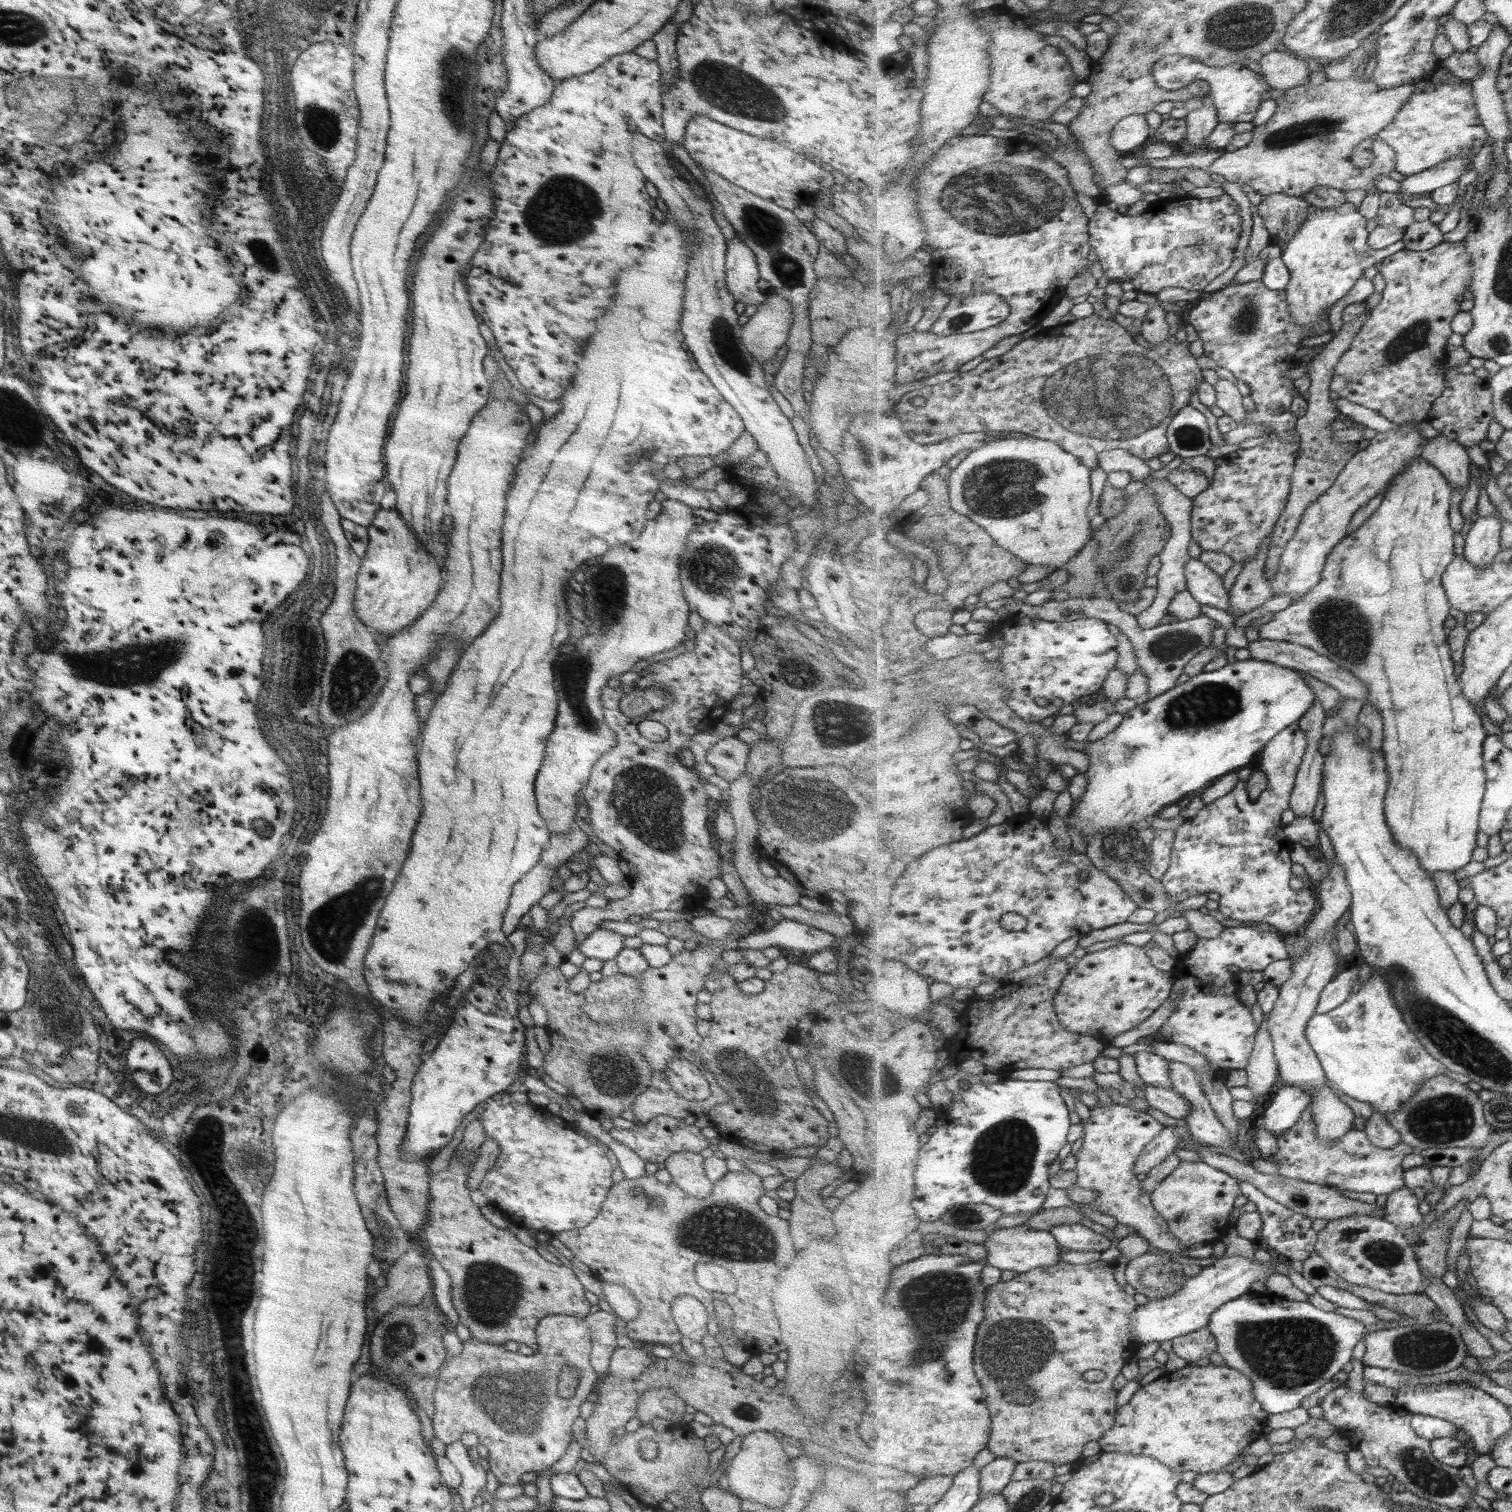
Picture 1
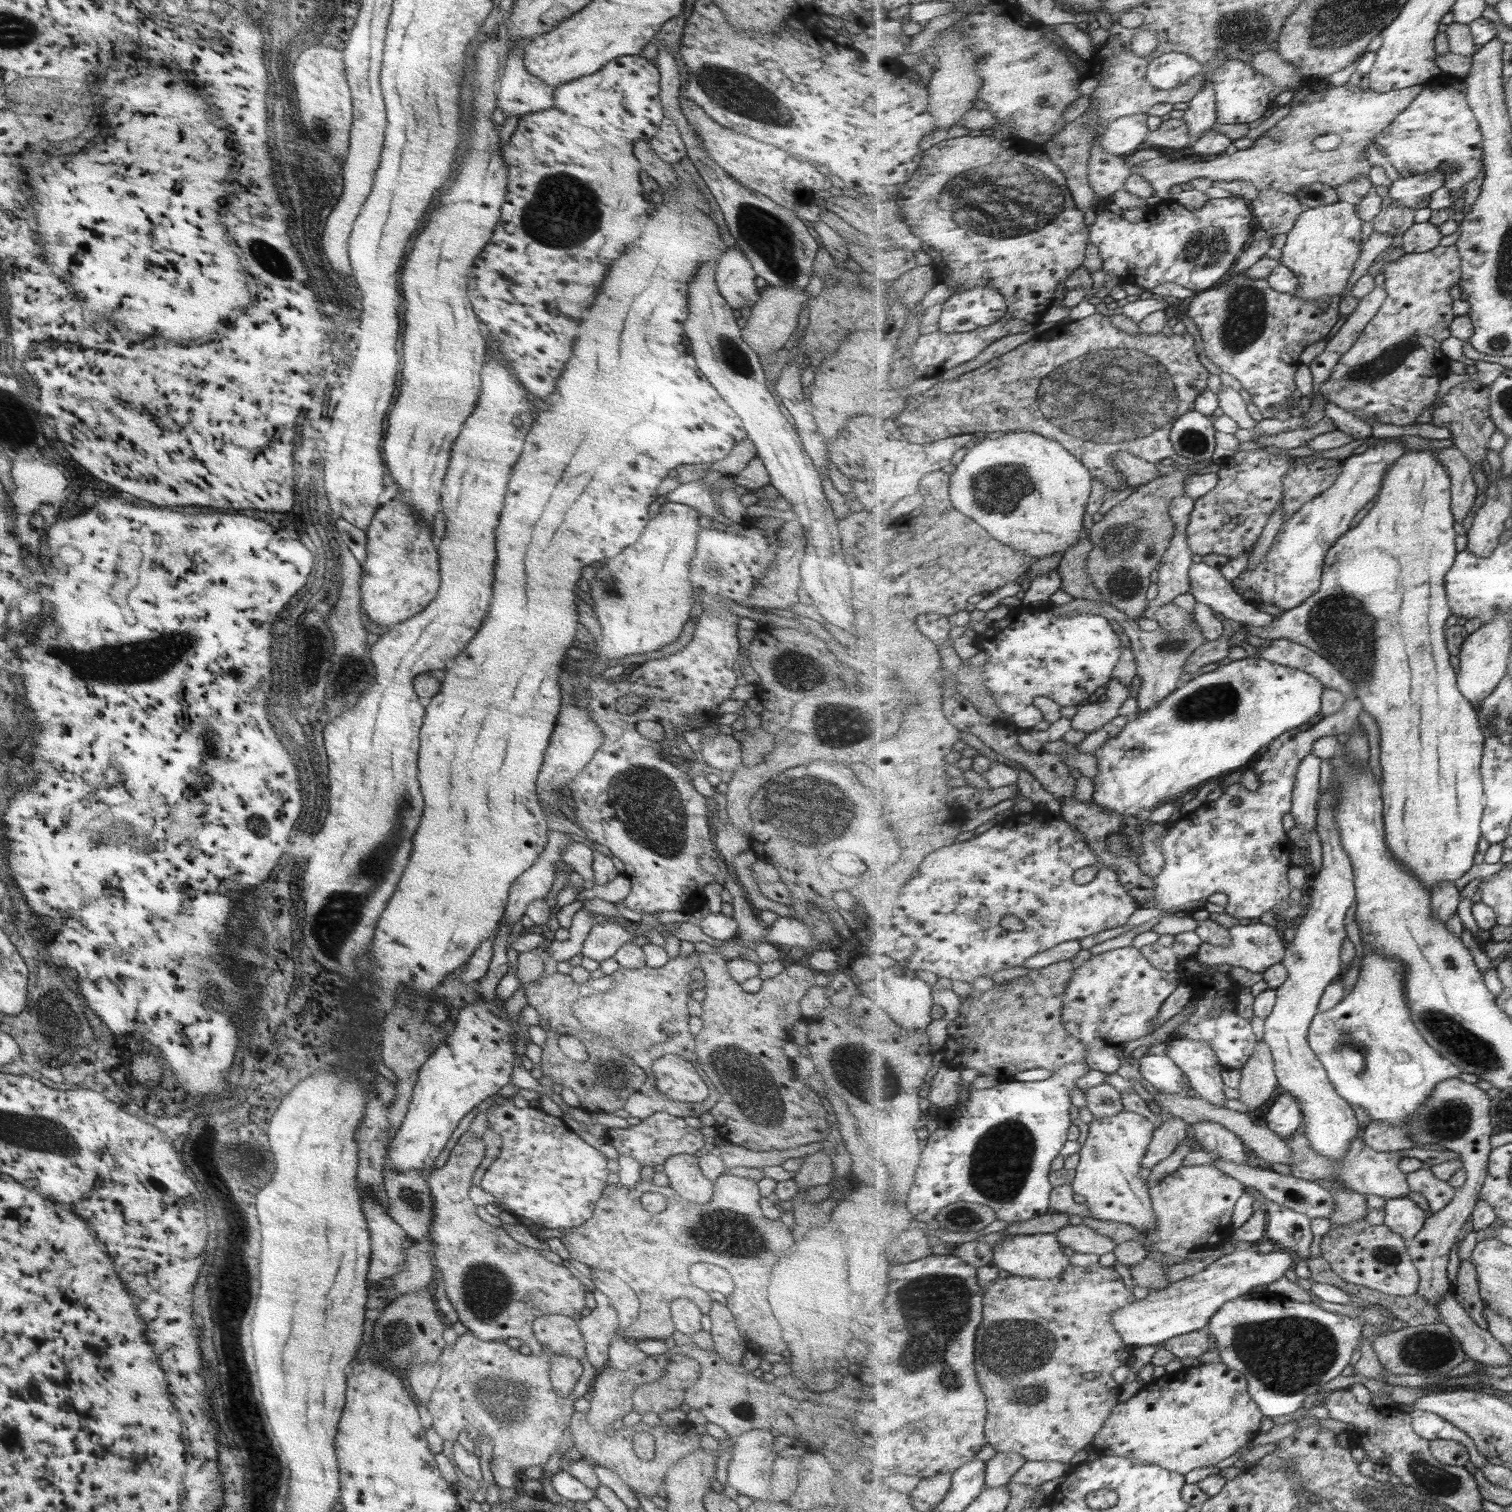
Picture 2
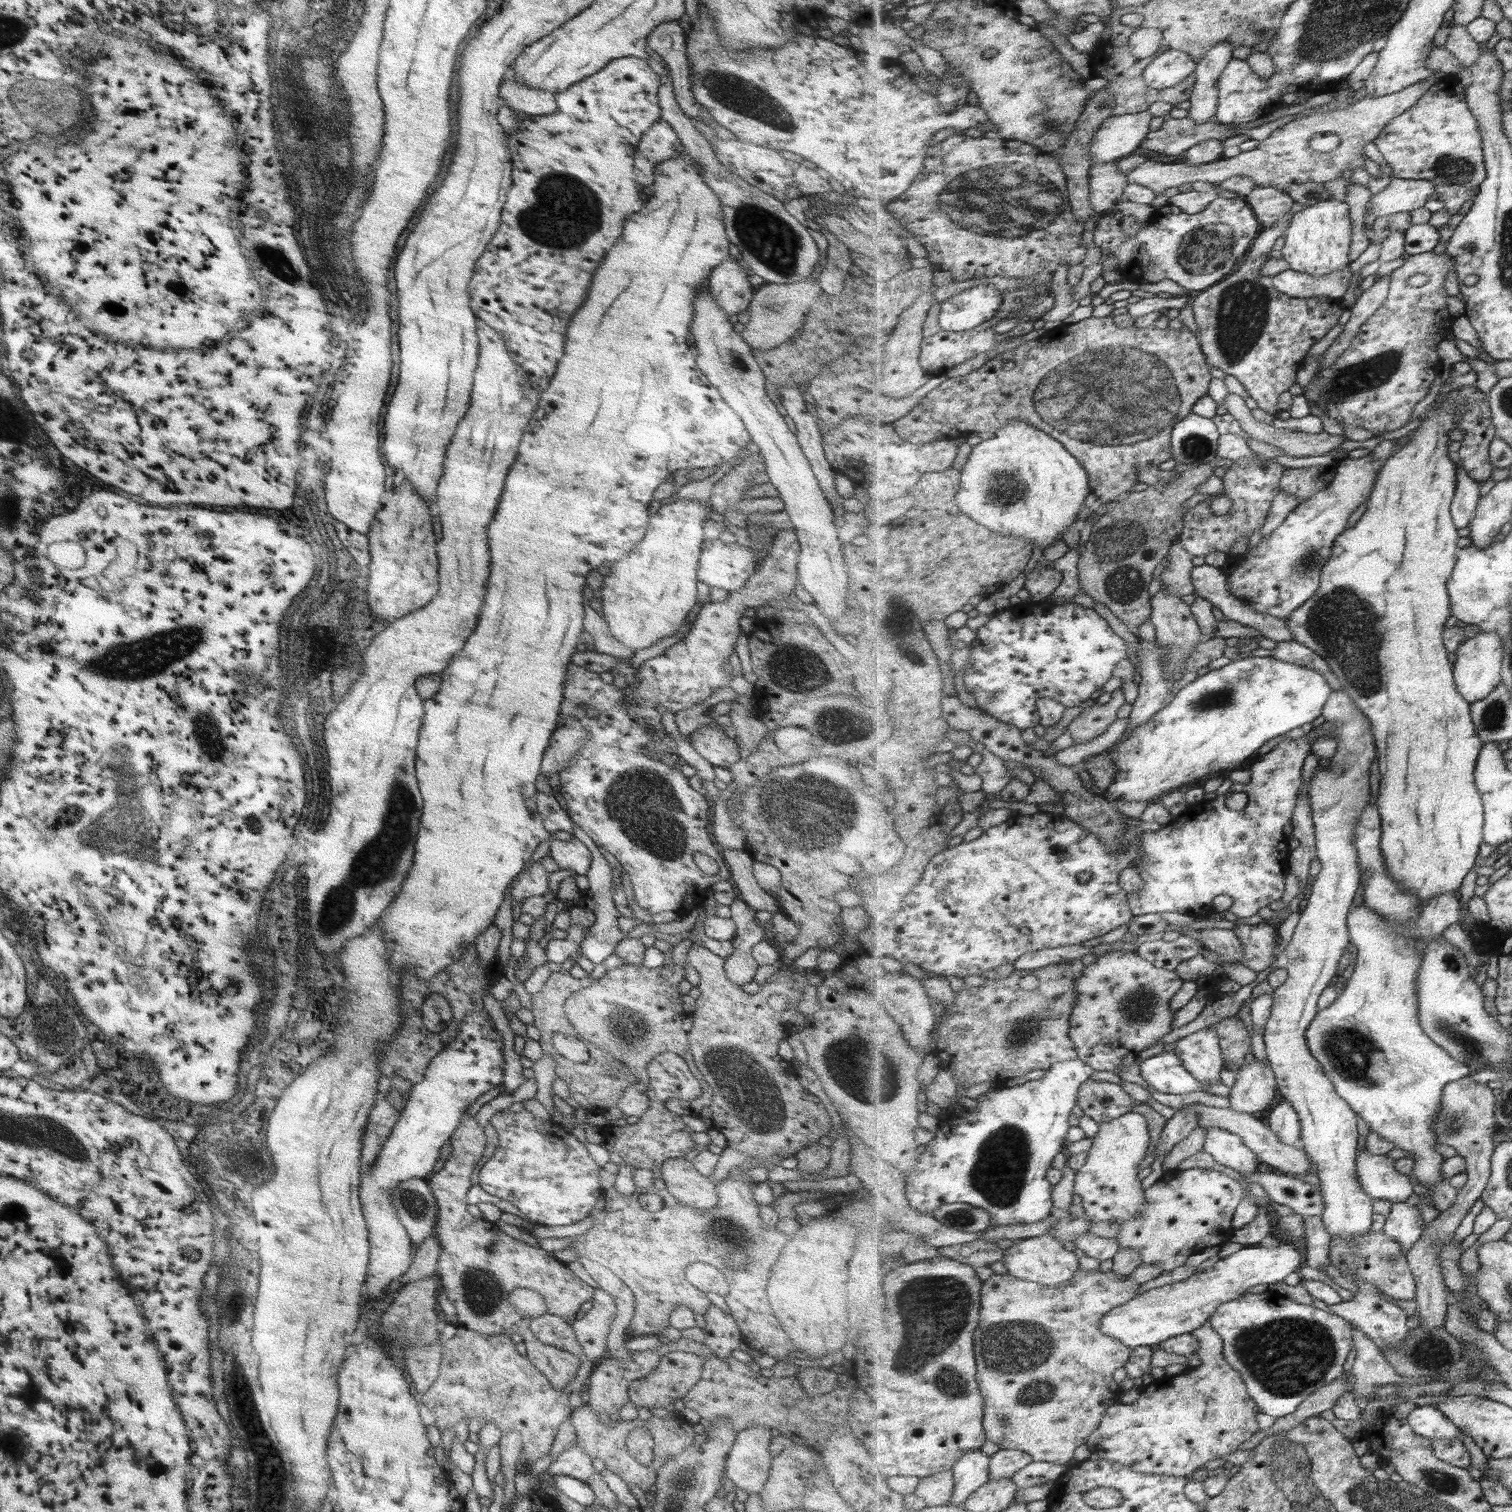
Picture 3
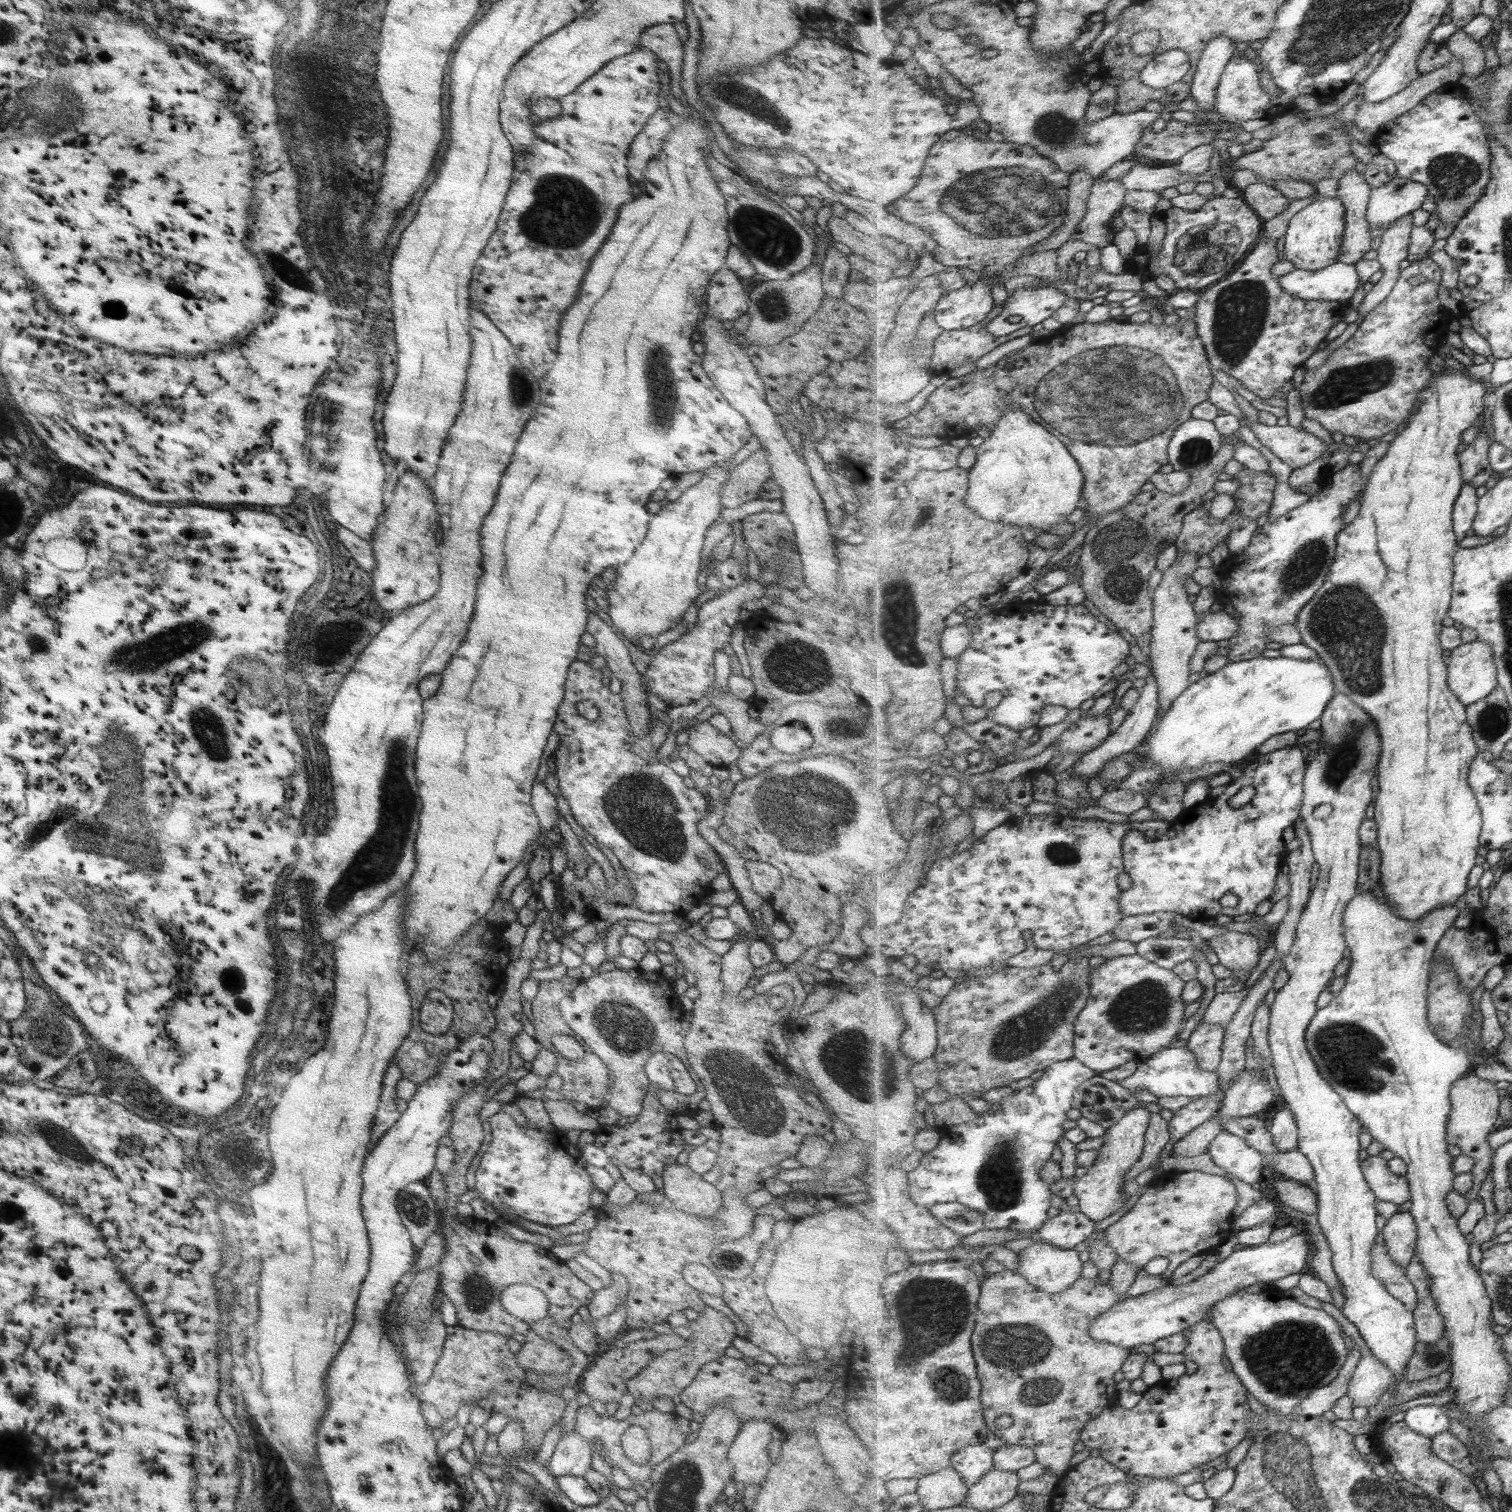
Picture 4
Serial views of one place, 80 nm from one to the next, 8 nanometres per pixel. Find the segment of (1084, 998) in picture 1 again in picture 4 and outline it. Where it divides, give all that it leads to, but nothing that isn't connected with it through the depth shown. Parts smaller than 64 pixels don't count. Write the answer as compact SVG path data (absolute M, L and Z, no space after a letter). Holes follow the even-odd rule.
M1139 953L1129 956L1118 956L1117 958L1106 959L1104 963L1101 963L1098 967L1092 969L1090 988L1092 994L1089 995L1088 1003L1085 1005L1083 1011L1080 1012L1080 1016L1076 1022L1075 1028L1075 1040L1073 1041L1073 1048L1075 1048L1074 1059L1083 1062L1088 1068L1095 1070L1098 1074L1110 1072L1115 1068L1123 1068L1125 1064L1129 1064L1132 1059L1139 1061L1149 1060L1153 1056L1157 1055L1157 1052L1163 1052L1170 1048L1171 1043L1174 1043L1177 1035L1181 1032L1185 1022L1183 1022L1183 1016L1185 1016L1185 1004L1183 999L1184 986L1186 982L1183 982L1173 970L1163 968L1161 965L1155 964L1153 961L1147 960L1144 956Z

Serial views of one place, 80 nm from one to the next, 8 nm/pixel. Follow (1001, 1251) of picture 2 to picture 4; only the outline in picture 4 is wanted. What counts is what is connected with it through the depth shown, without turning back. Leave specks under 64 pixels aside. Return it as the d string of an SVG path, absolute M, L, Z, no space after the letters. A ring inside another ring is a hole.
M1034 1238L1034 1243L1020 1252L1018 1261L1016 1273L1023 1275L1031 1284L1051 1294L1071 1288L1076 1280L1081 1279L1081 1270L1083 1270L1083 1260L1079 1258L1077 1250L1063 1249L1053 1244L1040 1242L1037 1238Z

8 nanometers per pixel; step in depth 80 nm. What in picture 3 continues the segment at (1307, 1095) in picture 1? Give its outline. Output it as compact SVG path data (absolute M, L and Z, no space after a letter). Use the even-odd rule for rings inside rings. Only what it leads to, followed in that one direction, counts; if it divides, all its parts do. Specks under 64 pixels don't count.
M1284 1099L1269 1113L1268 1125L1285 1144L1302 1147L1301 1119L1287 1100Z

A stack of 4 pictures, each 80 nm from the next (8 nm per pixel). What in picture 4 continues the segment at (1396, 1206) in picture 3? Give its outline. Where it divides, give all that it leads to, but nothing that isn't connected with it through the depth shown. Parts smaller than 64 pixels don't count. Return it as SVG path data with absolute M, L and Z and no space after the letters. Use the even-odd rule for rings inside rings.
M1410 1210L1396 1212L1388 1219L1382 1234L1390 1246L1393 1260L1407 1268L1412 1262L1418 1243L1418 1228L1413 1213Z

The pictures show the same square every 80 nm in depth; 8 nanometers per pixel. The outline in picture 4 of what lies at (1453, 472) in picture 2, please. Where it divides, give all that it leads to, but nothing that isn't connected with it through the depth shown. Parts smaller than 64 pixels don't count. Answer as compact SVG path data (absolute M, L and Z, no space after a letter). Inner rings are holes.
M1465 482L1460 496L1456 500L1452 517L1459 540L1467 537L1467 532L1473 528L1478 513L1480 493L1481 491L1475 485Z

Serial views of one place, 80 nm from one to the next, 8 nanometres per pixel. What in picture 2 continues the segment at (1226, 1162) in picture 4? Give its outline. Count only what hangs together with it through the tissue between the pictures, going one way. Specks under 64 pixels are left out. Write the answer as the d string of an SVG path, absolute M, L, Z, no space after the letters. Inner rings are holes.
M1199 1121L1193 1127L1196 1140L1207 1152L1211 1152L1214 1158L1221 1158L1233 1164L1246 1164L1246 1145L1237 1133L1211 1121Z

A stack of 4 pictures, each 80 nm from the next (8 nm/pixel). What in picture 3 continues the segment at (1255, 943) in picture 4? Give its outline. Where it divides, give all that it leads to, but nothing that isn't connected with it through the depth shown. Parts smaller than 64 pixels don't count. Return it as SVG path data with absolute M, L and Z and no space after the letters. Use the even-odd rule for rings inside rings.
M1208 924L1200 931L1199 939L1207 949L1224 956L1224 962L1240 963L1244 957L1241 939L1231 929L1211 928Z

